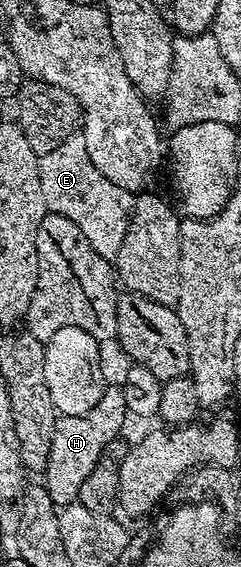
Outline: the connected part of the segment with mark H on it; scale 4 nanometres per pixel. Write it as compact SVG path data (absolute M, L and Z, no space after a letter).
M107 385L104 386L101 401L89 409L89 413L56 418L45 472L45 486L56 508L65 508L78 500L81 485L85 485L87 478L94 473L96 465L107 452L107 446L120 438L127 417L129 410L123 387Z

